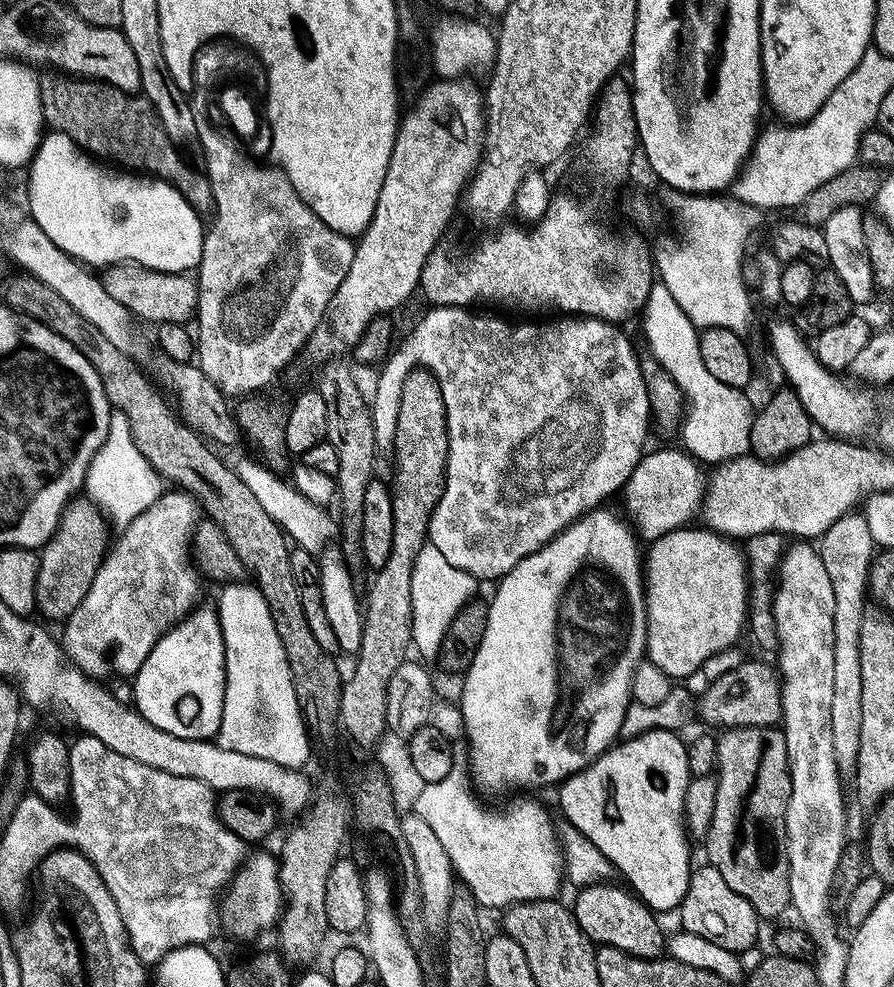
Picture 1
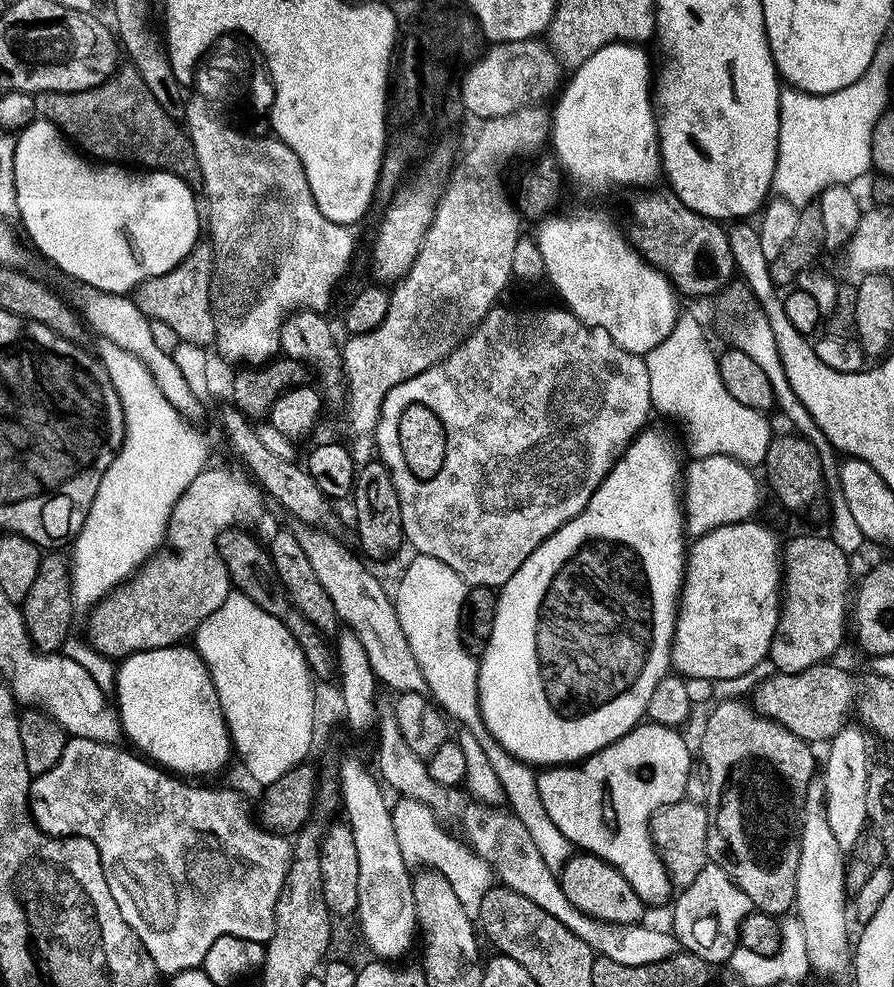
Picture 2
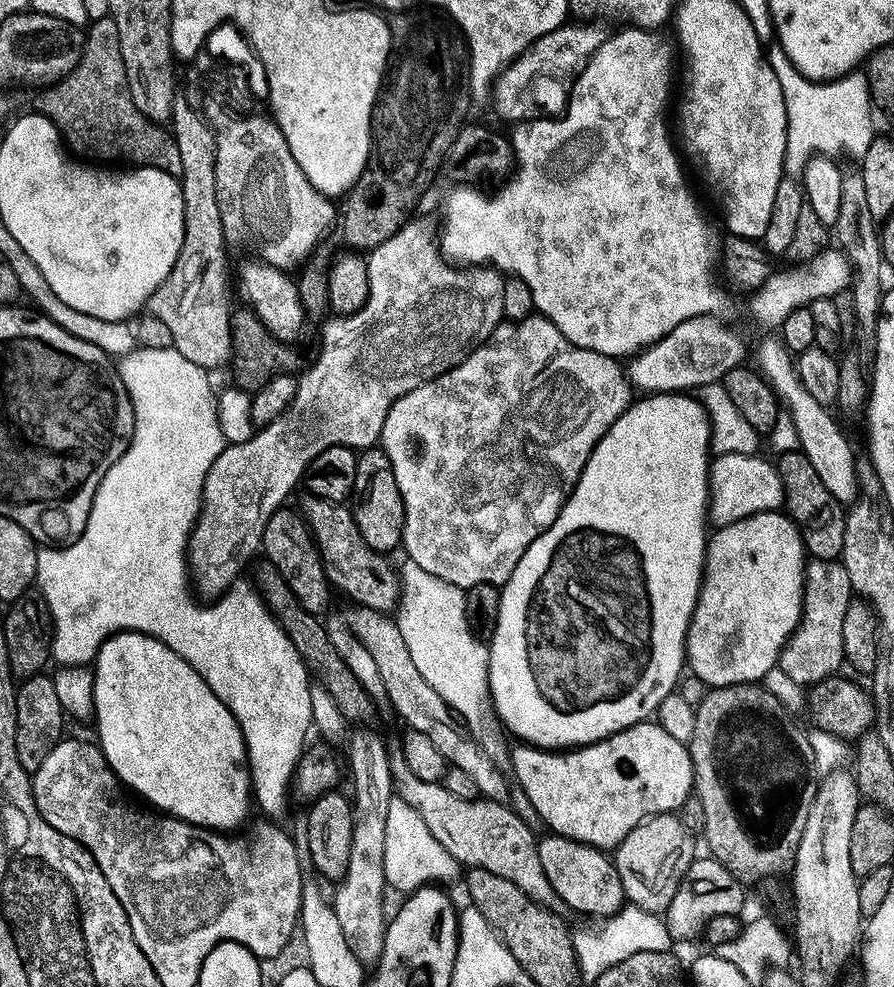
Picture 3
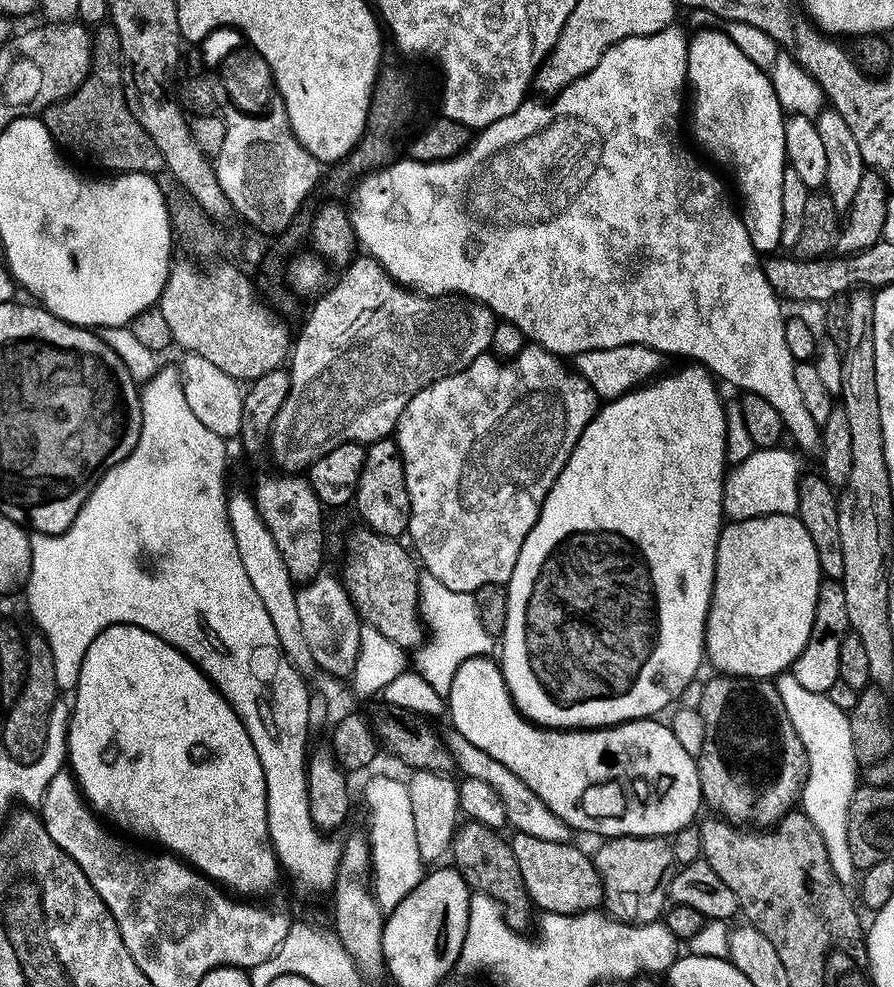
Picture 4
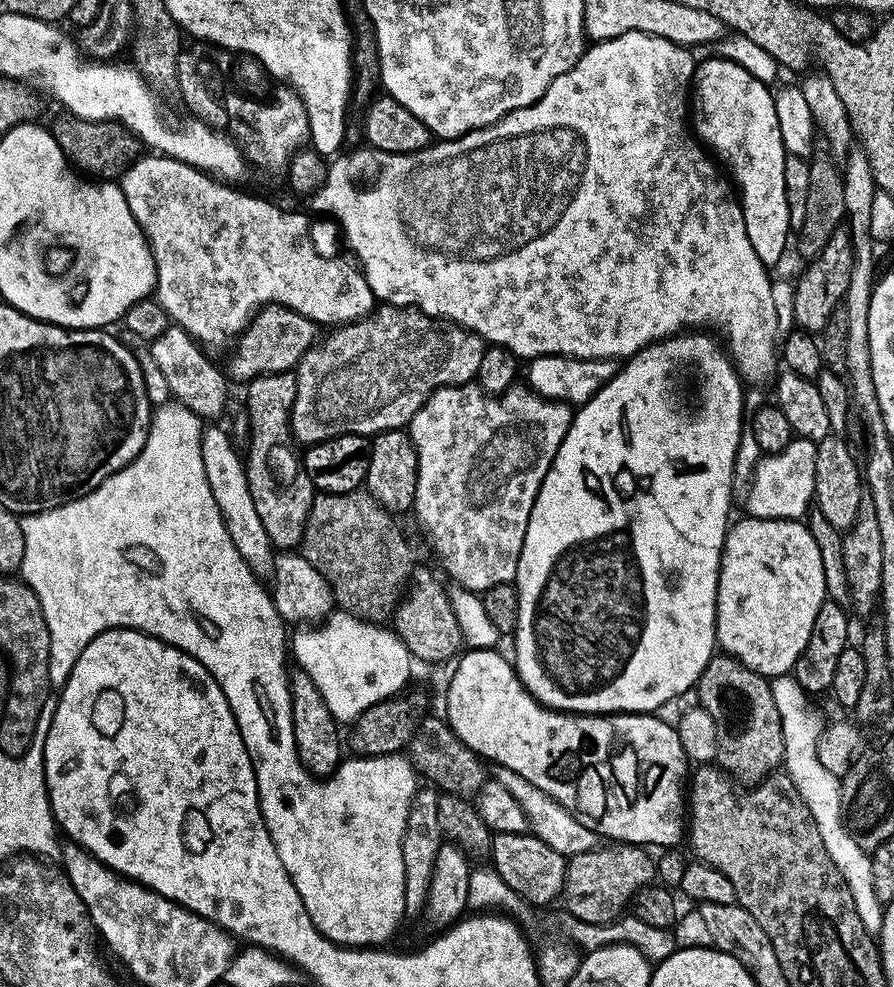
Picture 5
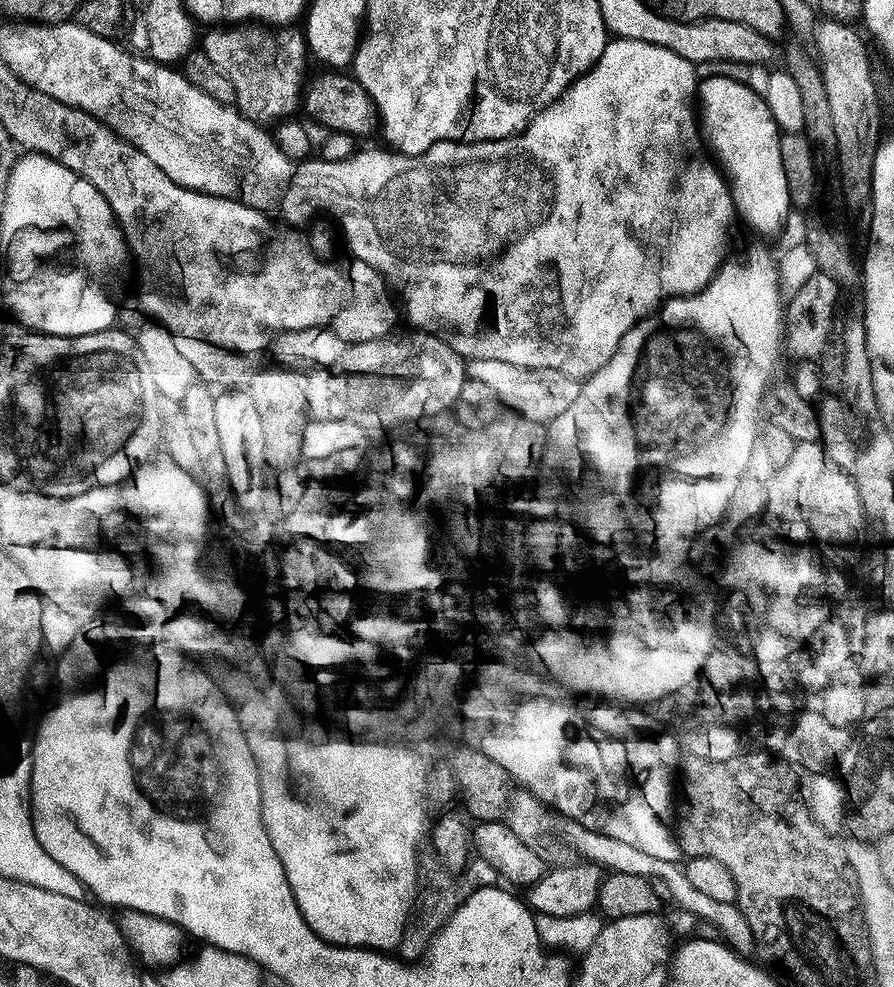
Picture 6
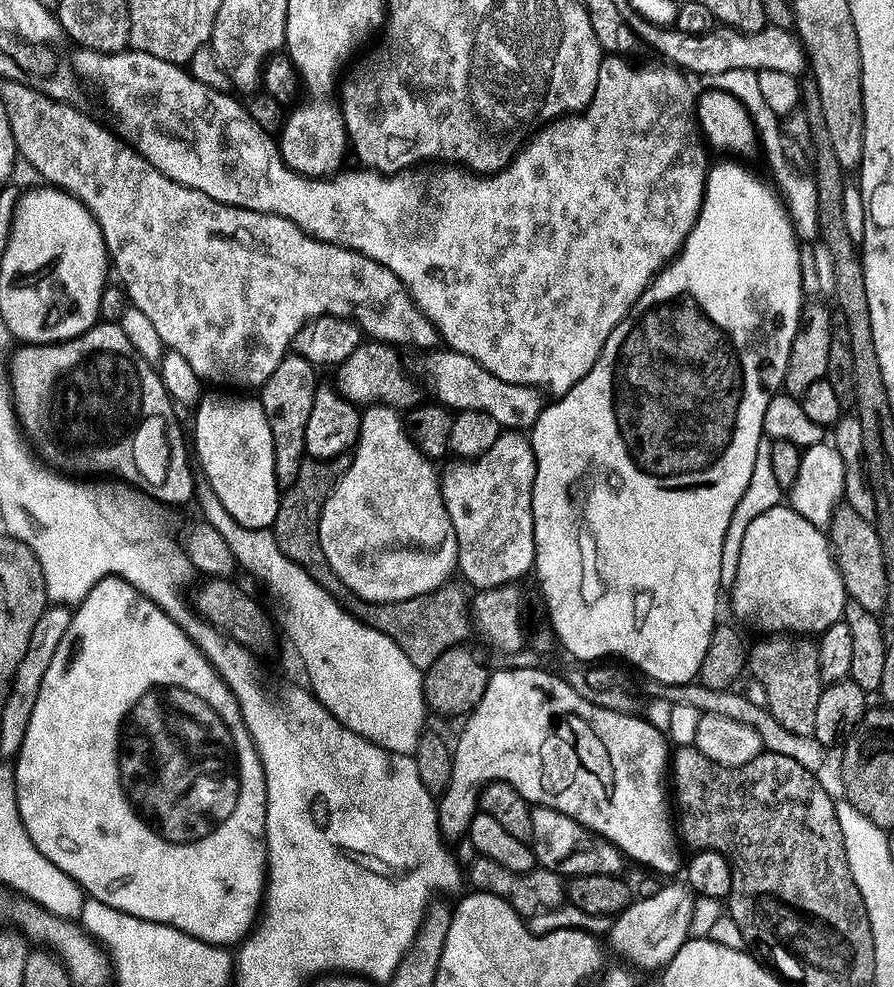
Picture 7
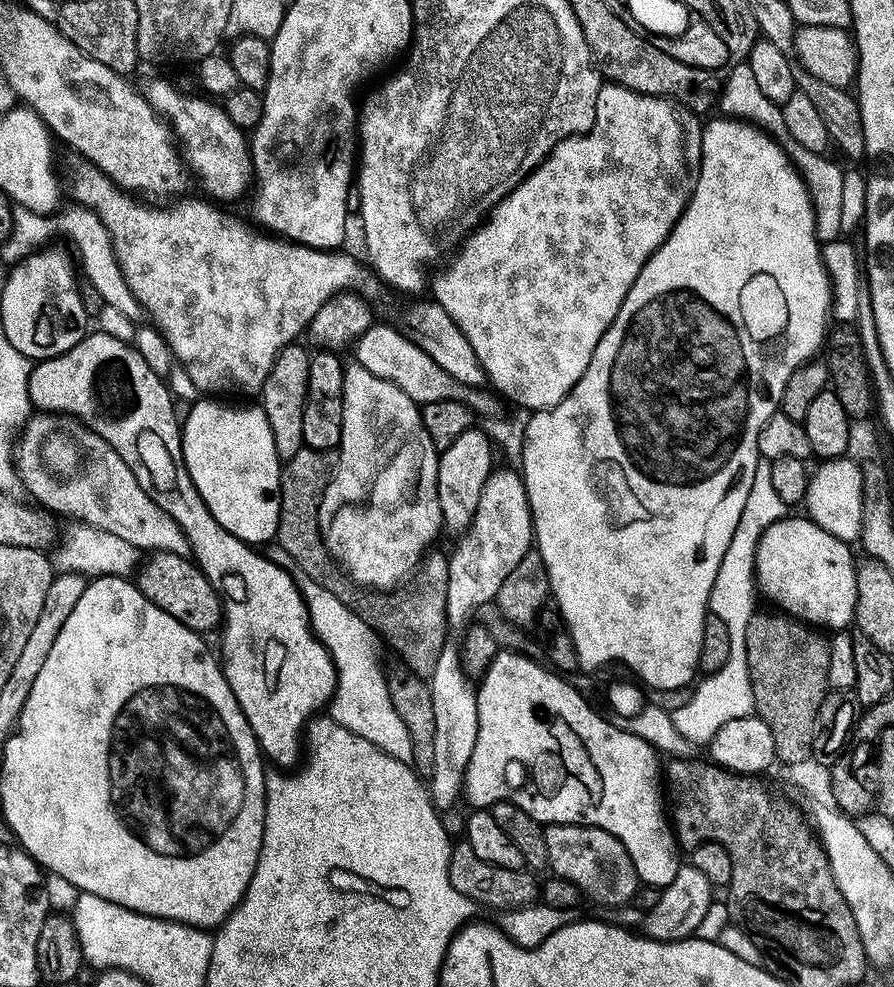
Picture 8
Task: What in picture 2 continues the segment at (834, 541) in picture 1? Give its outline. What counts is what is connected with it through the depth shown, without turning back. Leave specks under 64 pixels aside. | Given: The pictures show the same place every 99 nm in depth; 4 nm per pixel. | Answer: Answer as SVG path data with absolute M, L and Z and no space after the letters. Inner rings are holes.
M847 724L829 743L830 750L822 762L821 783L825 788L825 808L827 824L835 841L843 852L851 851L854 842L860 840L867 825L866 814L866 778L868 761L867 733L856 724ZM824 772L824 774L823 774ZM864 827L864 829L862 829Z

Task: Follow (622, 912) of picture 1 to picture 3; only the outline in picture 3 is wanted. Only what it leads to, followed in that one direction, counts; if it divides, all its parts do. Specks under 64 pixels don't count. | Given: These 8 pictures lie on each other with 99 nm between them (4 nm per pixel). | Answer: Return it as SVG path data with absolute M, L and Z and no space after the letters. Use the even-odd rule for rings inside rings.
M548 834L538 843L538 858L542 858L542 870L546 870L546 878L550 886L554 886L565 909L573 908L584 916L607 918L625 907L622 878L618 878L613 857L607 851L580 840L571 840L569 836Z

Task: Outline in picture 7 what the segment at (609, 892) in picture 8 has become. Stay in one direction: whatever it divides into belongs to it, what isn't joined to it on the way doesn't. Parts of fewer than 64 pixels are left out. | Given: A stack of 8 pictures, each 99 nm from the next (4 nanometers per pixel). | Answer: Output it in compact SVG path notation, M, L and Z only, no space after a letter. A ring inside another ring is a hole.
M539 806L532 809L532 853L536 856L537 865L551 872L556 872L562 878L571 878L582 875L621 875L626 863L626 857L619 848L615 848L604 836L599 836L597 832L589 832L577 820L562 814L553 808L542 808Z

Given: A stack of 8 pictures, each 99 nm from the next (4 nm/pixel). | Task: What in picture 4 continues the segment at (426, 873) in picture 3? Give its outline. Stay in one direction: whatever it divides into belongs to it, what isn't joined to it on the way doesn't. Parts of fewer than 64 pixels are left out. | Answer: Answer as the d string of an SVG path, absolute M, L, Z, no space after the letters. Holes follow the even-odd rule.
M388 780L384 784L384 792L376 788L369 798L368 804L372 807L372 820L380 824L370 833L372 849L372 865L374 869L374 895L377 903L384 910L391 910L414 890L421 876L426 871L425 861L421 859L415 849L415 832L410 826L400 828L400 812L409 811L407 795L402 794L402 784L396 780Z

